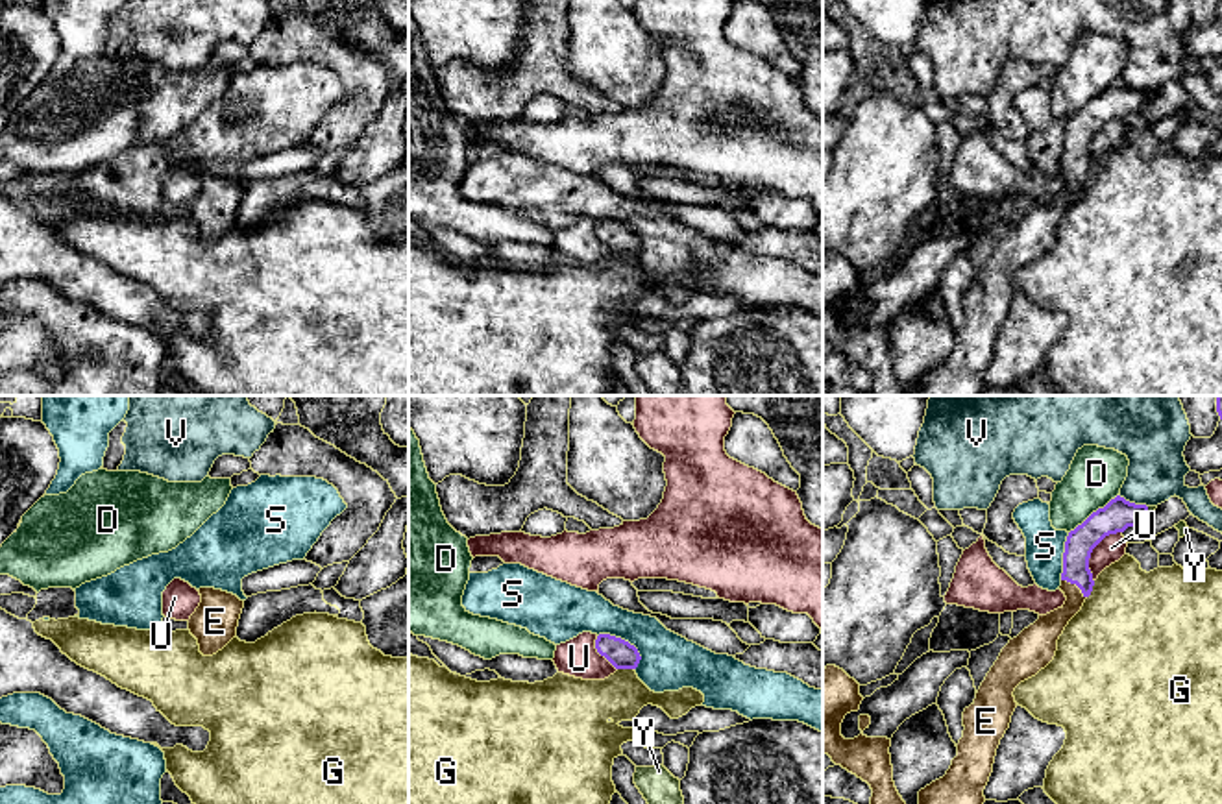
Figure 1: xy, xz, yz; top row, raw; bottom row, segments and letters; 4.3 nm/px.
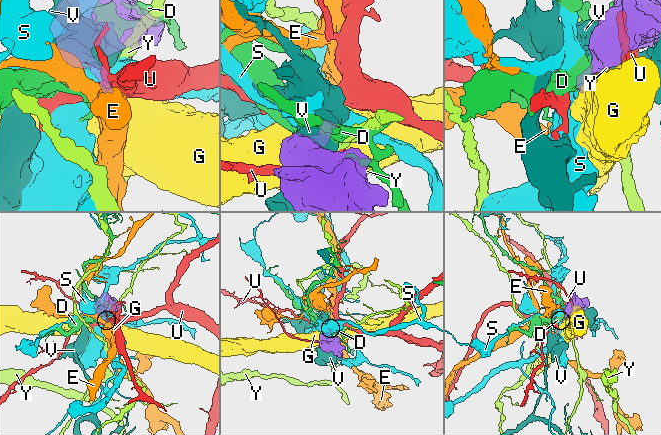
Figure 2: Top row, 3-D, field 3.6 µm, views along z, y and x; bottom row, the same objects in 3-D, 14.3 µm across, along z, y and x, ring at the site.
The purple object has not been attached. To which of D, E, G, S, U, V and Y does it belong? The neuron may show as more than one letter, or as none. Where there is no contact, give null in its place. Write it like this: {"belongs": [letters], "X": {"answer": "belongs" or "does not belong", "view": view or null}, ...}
{"belongs": ["E"], "D": {"answer": "does not belong", "view": "yz"}, "E": {"answer": "belongs", "view": "yz"}, "G": {"answer": "does not belong", "view": "yz"}, "S": {"answer": "does not belong", "view": "xz"}, "U": {"answer": "does not belong", "view": "yz"}, "V": {"answer": "does not belong", "view": "yz"}, "Y": {"answer": "does not belong", "view": "yz"}}

